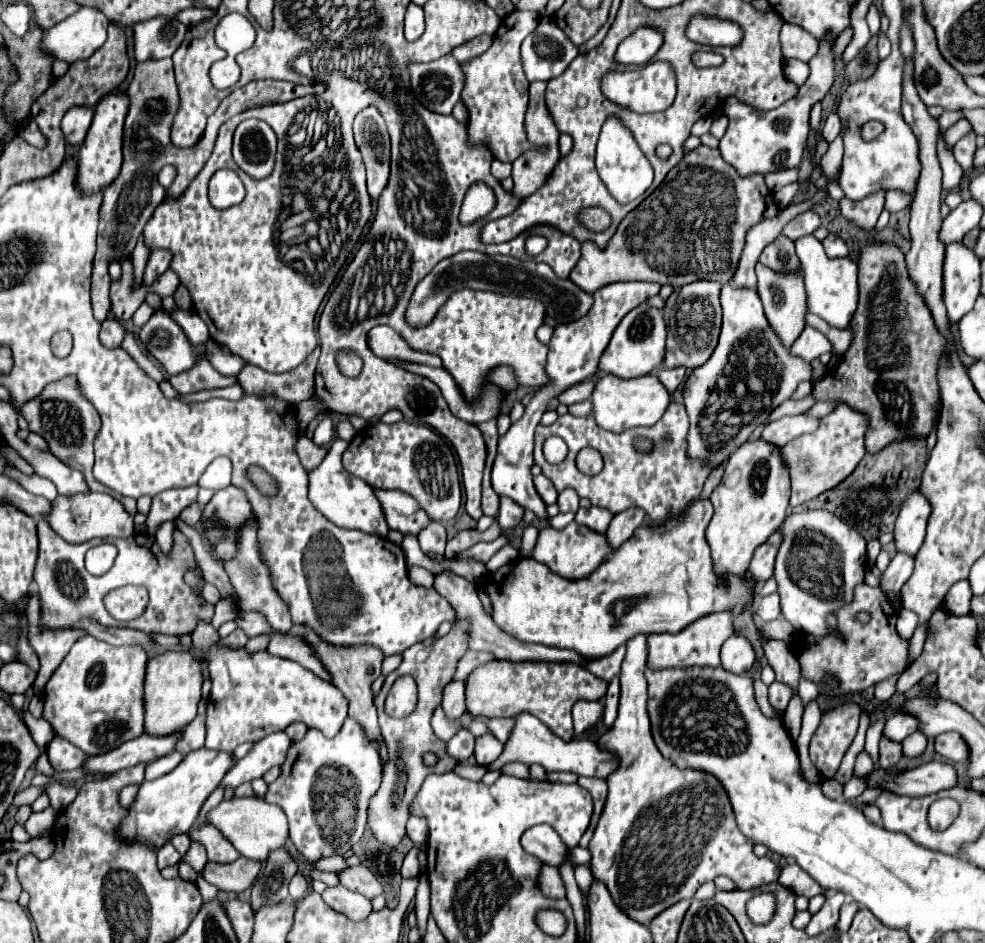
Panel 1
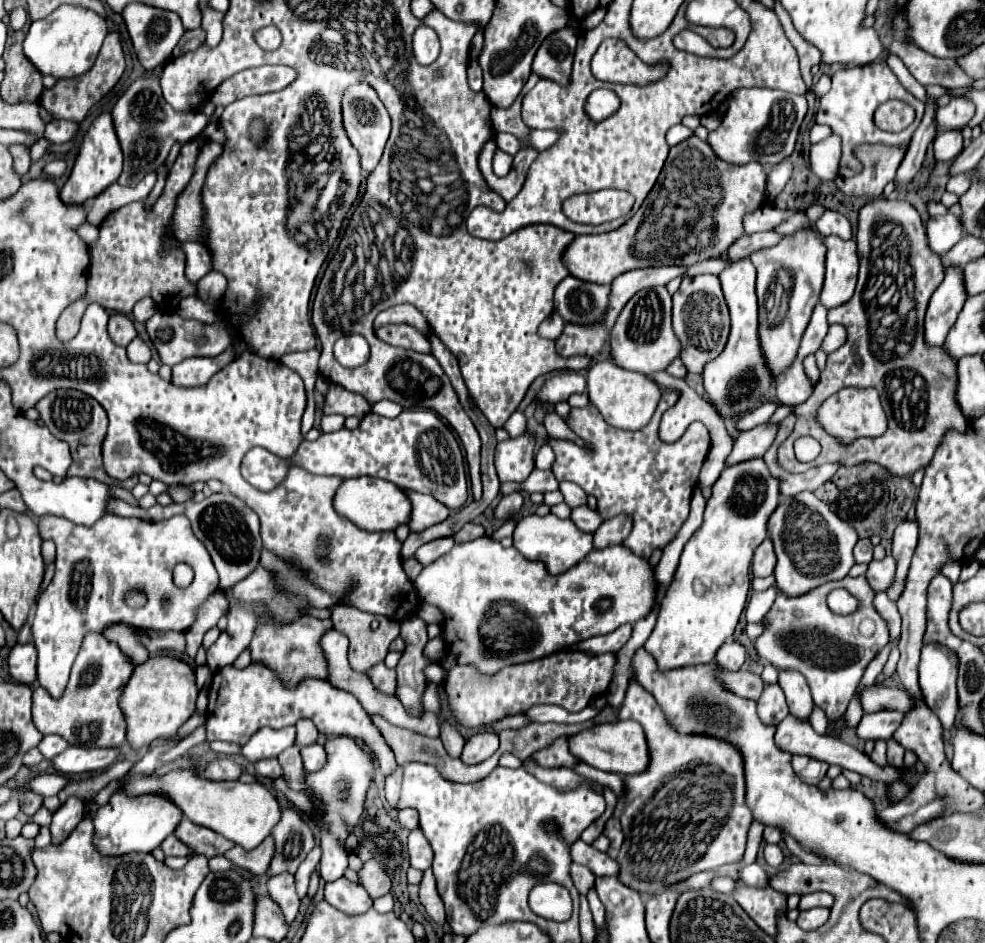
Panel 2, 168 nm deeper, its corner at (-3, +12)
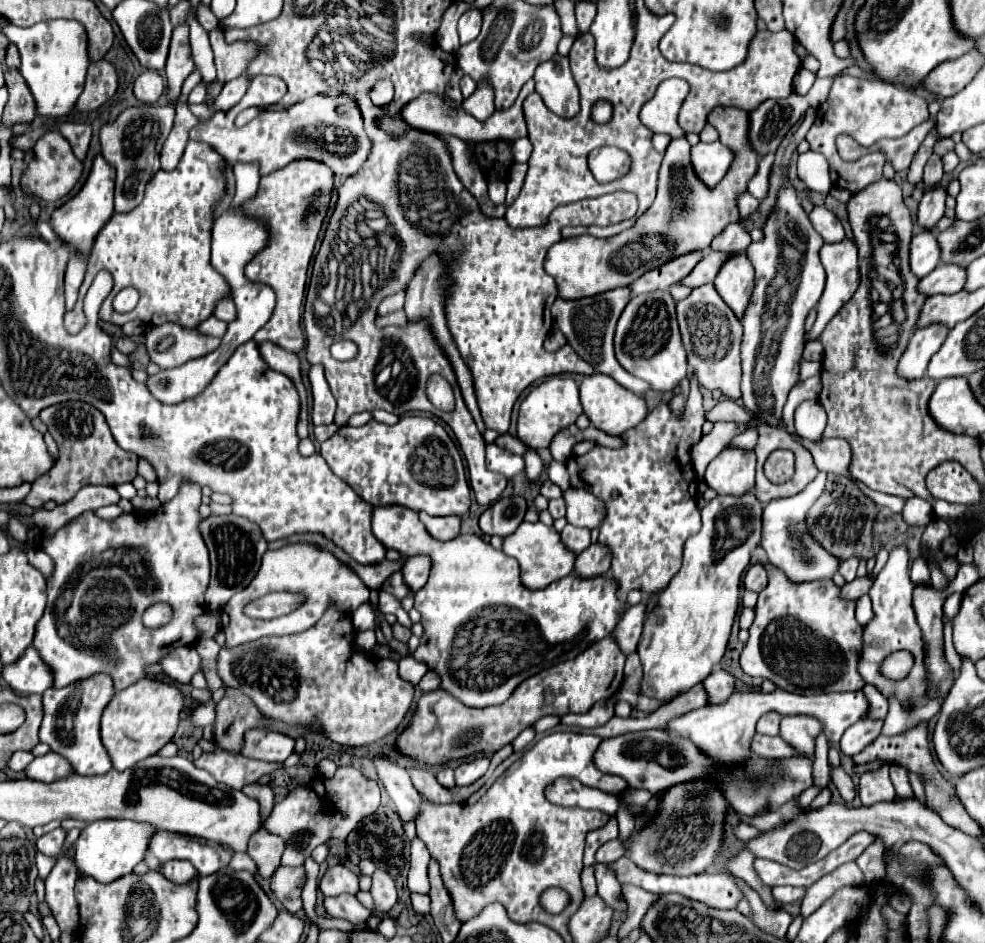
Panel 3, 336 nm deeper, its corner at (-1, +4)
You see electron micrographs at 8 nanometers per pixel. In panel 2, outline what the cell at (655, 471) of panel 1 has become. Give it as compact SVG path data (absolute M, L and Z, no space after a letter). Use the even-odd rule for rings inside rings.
M665 390L651 422L635 432L611 428L609 424L605 424L601 412L597 412L593 404L585 408L571 408L567 424L577 436L585 440L585 446L579 448L569 440L547 440L557 456L553 464L555 478L559 482L575 482L587 494L593 494L597 498L597 512L603 520L619 514L631 516L633 530L623 540L623 546L645 560L651 558L655 548L663 550L677 536L681 524L687 520L691 494L697 486L699 470L711 446L709 432L701 422L693 422L673 444L665 444L659 438L661 416L677 400L677 390Z

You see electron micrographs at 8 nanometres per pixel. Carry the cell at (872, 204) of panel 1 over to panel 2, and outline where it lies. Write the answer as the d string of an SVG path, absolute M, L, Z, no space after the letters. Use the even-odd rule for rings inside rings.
M861 144L855 148L855 156L863 162L863 172L851 178L837 178L835 184L849 196L879 198L885 184L895 178L895 172L905 156L905 146L885 144Z

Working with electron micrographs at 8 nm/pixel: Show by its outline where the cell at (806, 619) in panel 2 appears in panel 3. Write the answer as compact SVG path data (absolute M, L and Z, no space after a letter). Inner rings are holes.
M765 562L769 584L759 592L755 622L741 652L741 668L749 676L775 682L781 690L815 696L823 692L861 690L865 680L859 676L859 648L863 648L863 626L855 620L853 600L839 596L841 588L833 580L795 584Z

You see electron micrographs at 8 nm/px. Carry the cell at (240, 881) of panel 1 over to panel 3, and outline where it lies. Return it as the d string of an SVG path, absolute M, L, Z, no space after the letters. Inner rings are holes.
M261 828L259 832L255 832L255 836L251 836L247 854L255 860L261 878L271 878L273 872L279 868L283 850L285 850L283 840Z

